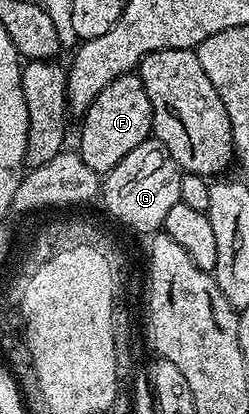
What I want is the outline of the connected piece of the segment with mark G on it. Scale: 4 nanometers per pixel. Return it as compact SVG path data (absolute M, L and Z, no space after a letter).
M148 137L137 149L129 149L113 170L107 172L101 183L103 207L120 226L131 224L133 233L158 232L169 209L180 202L184 174L183 168L173 161L169 149L165 149L159 139Z

